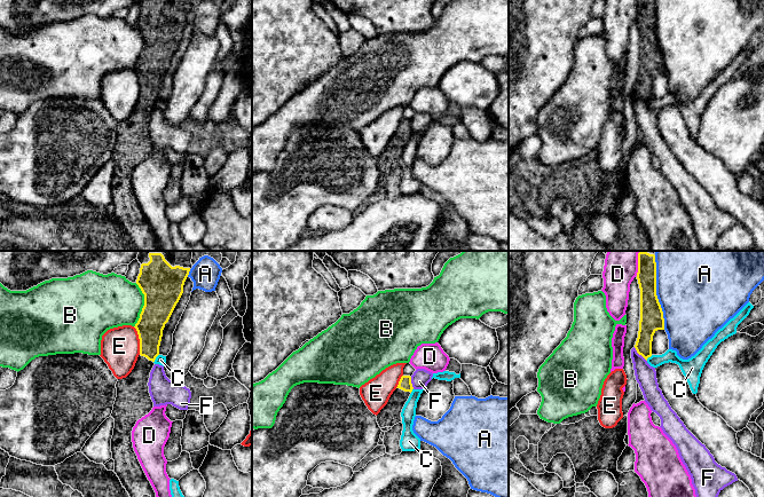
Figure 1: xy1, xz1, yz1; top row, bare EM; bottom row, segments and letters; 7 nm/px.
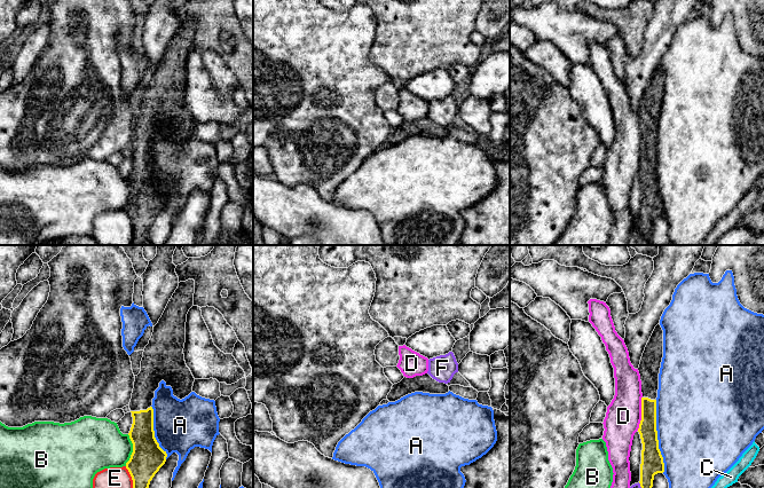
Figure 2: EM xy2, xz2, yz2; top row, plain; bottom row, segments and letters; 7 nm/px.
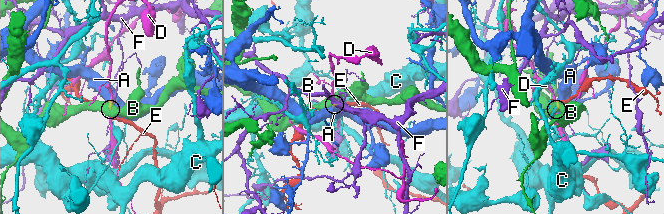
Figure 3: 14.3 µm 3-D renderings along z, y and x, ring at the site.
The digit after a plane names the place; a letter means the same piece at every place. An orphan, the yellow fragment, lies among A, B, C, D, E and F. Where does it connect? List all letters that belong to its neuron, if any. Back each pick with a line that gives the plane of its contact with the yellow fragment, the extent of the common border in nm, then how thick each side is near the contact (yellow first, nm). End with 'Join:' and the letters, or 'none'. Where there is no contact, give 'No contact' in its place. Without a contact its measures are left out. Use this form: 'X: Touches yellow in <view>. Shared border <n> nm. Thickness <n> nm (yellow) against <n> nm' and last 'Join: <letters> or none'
Join: none

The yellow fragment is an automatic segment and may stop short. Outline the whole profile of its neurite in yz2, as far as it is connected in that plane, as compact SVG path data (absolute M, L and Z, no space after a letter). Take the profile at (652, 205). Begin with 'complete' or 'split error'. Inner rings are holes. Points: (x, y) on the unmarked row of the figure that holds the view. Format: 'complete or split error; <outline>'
split error; M657 68L645 90L638 111L643 136L641 164L638 172L643 187L639 227L648 244L654 219L664 215L664 206L659 192L656 174L656 141L662 101L663 73Z

